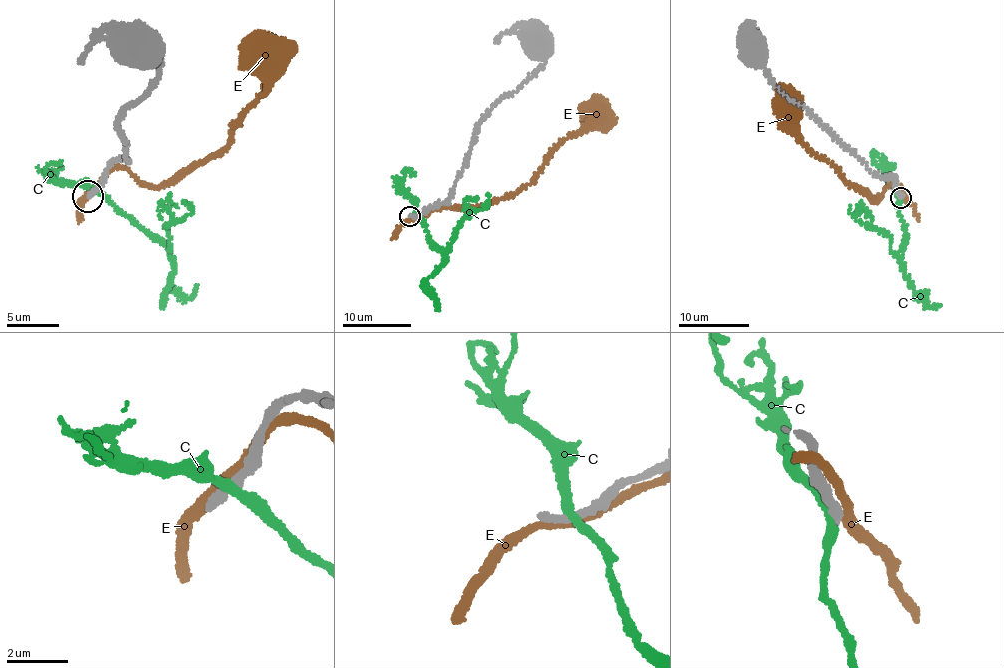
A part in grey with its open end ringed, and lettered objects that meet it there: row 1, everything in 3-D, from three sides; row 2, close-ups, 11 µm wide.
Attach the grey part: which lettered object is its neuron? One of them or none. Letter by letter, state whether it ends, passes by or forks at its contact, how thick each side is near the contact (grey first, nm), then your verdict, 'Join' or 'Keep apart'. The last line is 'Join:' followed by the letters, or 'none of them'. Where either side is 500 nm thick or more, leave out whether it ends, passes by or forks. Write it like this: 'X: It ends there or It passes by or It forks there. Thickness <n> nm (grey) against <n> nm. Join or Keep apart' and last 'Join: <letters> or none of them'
C: It passes by. Thickness 400 nm (grey) against 280 nm. Keep apart
E: It passes by. Thickness 280 nm (grey) against 260 nm. Keep apart
Join: none of them

